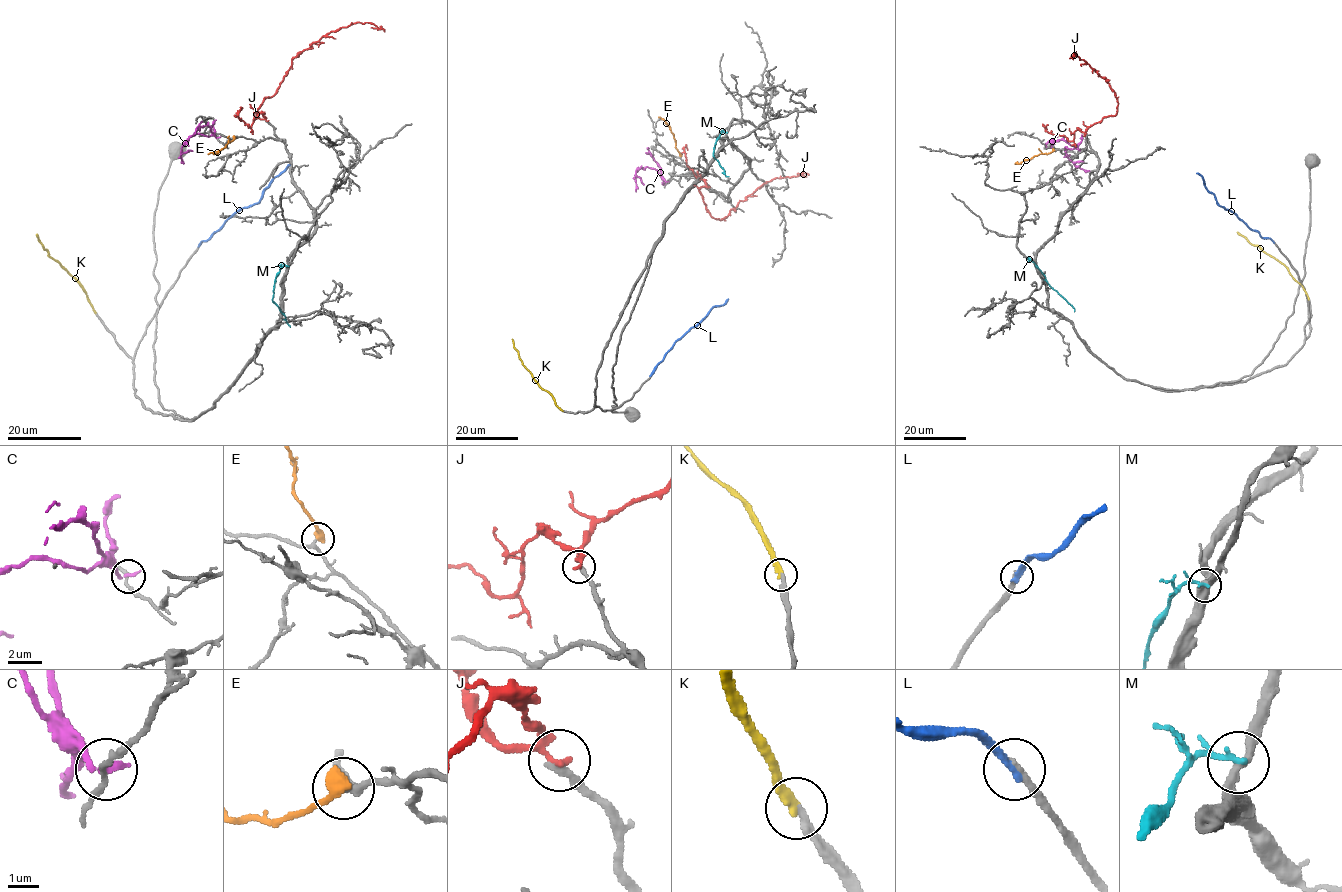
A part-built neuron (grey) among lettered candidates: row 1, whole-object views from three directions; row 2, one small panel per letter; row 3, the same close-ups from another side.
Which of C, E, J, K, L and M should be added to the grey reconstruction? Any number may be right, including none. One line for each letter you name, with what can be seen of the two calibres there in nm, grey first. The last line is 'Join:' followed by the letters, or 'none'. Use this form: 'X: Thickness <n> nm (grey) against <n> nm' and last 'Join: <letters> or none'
E: Thickness 190 nm (grey) against 500 nm
K: Thickness 240 nm (grey) against 300 nm
Join: E, K

